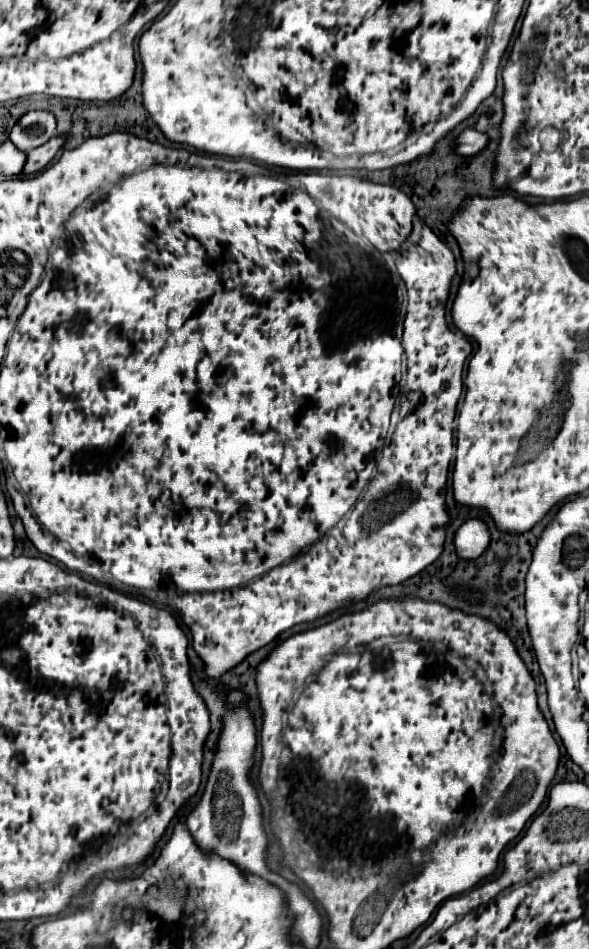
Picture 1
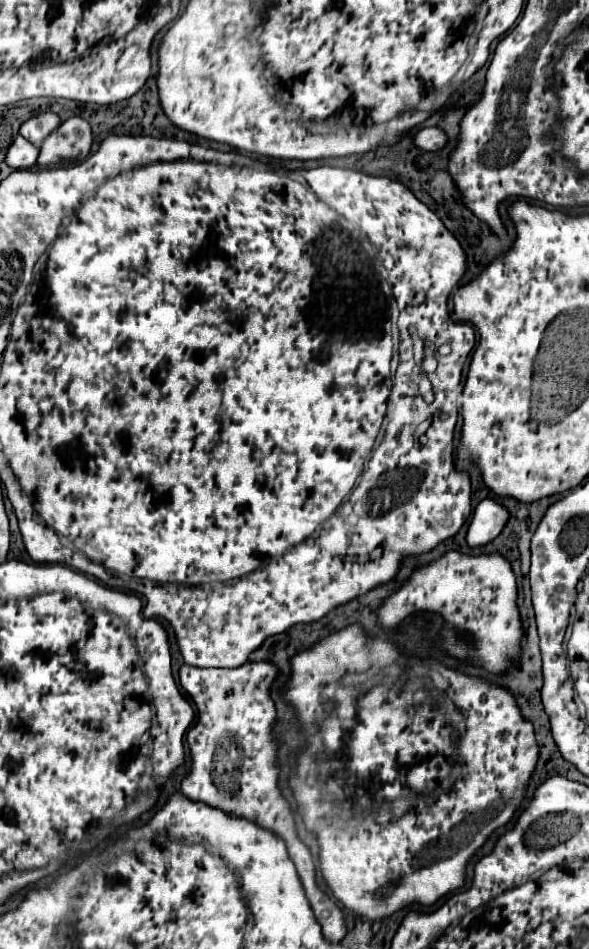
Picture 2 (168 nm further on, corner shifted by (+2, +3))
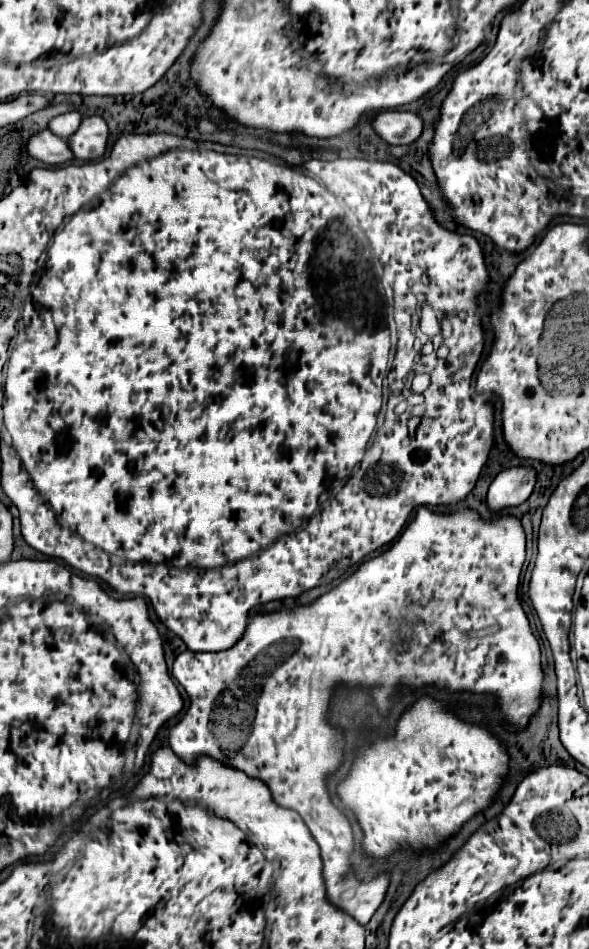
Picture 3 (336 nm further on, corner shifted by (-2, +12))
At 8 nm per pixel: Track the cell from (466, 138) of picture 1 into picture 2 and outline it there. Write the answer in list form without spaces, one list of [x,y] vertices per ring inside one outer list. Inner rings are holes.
[[[422,128],[422,130],[418,130],[418,132],[414,134],[412,142],[414,142],[414,146],[418,146],[420,150],[430,150],[430,152],[434,152],[434,150],[444,148],[444,144],[446,144],[446,134],[444,134],[440,128]]]

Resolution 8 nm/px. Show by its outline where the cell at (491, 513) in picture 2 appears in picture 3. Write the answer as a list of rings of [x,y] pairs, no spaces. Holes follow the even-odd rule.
[[[528,467],[504,469],[502,473],[496,475],[496,479],[488,489],[488,495],[486,495],[488,509],[502,511],[524,503],[530,497],[534,483],[536,483],[536,473]]]

